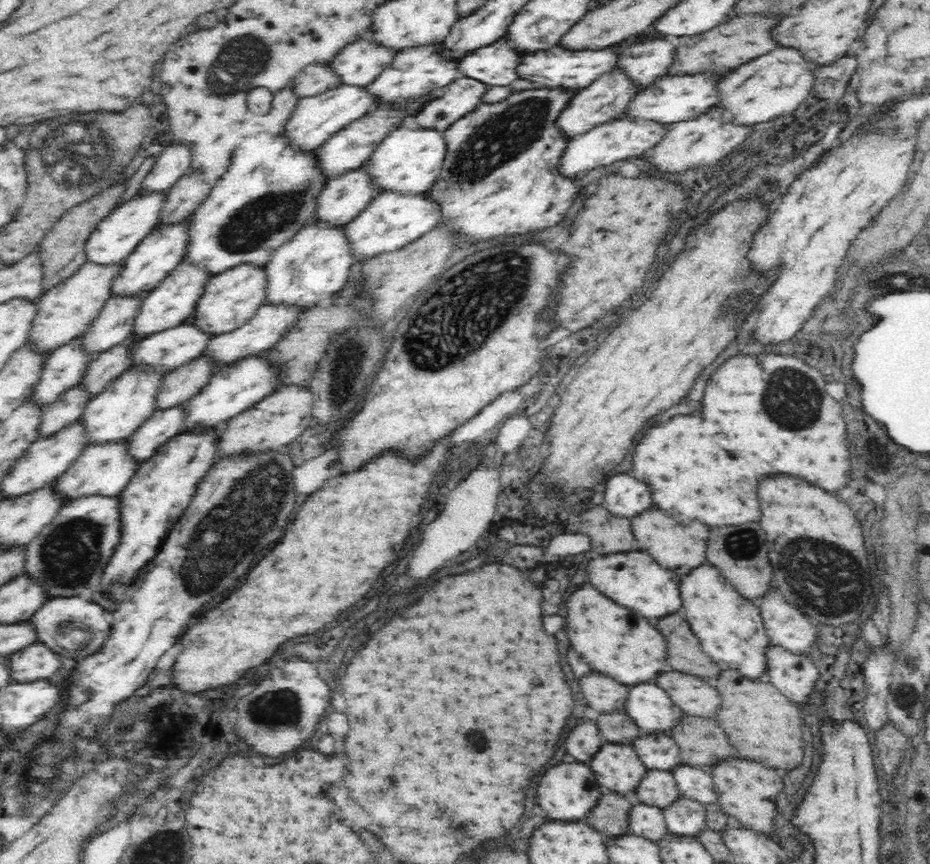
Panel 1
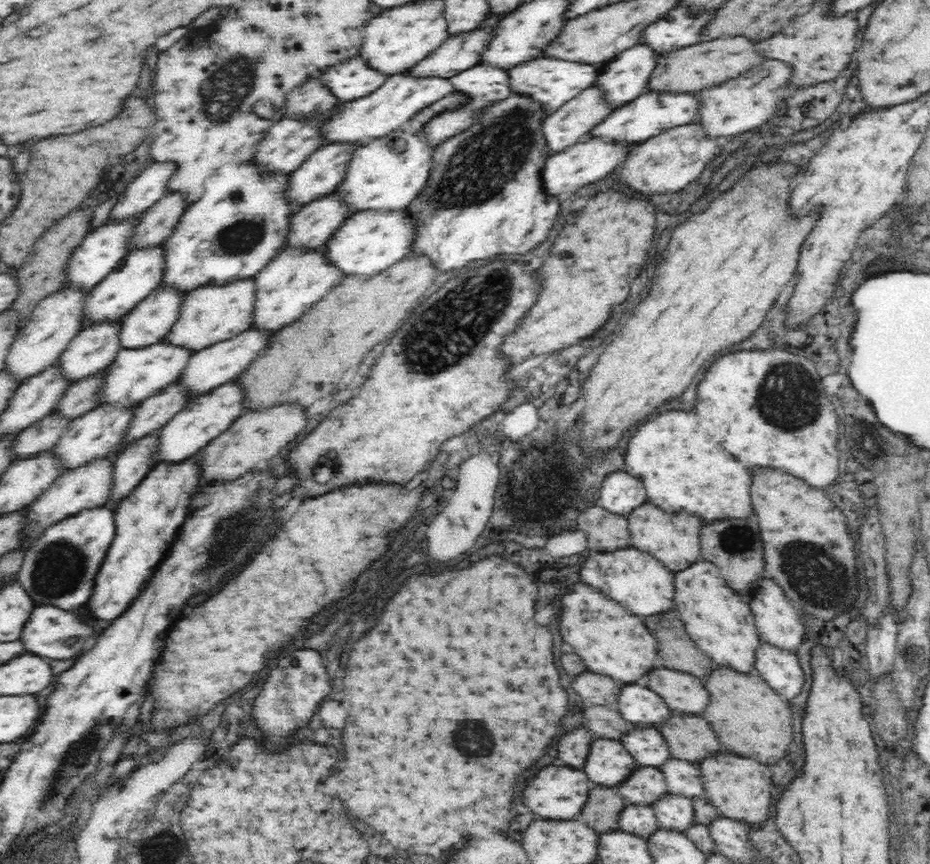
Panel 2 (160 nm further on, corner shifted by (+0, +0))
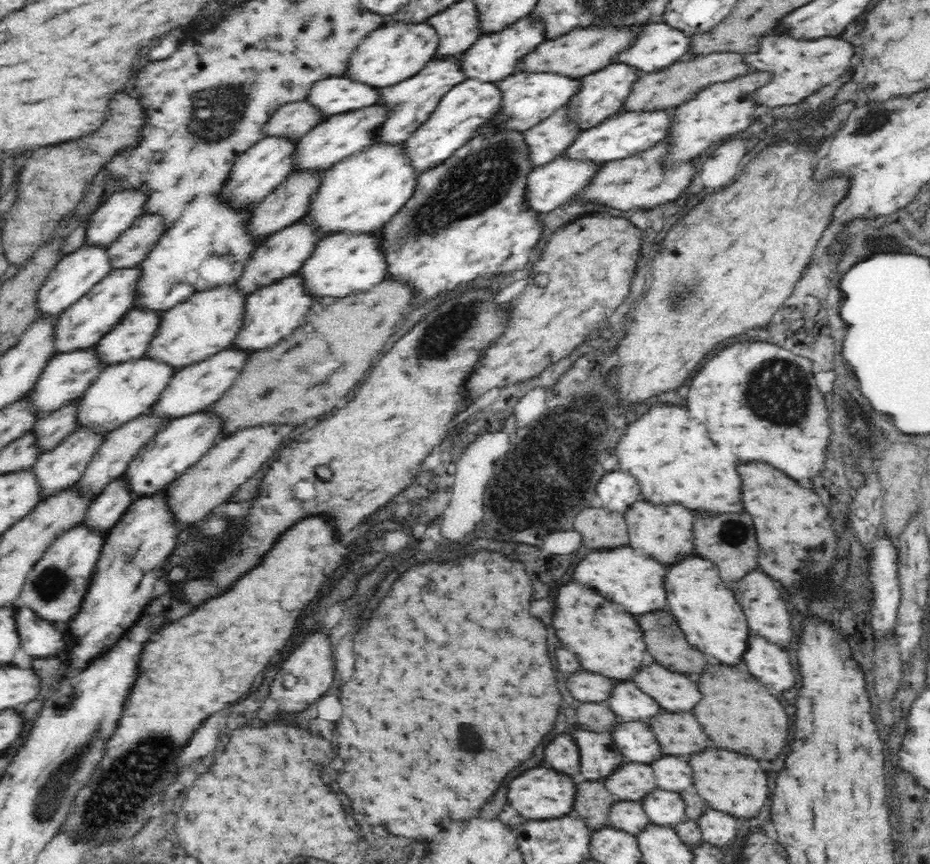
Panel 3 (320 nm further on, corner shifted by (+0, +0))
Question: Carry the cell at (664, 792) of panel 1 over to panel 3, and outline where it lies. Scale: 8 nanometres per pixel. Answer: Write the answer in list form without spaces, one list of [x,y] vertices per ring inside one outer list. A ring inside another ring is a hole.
[[[626,764],[618,776],[610,776],[610,780],[604,784],[618,798],[638,802],[656,790],[656,776],[648,764]]]

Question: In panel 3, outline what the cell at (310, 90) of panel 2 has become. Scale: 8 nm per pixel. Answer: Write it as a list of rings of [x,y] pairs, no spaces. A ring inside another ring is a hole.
[[[304,97],[278,108],[265,125],[265,135],[286,136],[298,141],[325,119],[318,105]]]

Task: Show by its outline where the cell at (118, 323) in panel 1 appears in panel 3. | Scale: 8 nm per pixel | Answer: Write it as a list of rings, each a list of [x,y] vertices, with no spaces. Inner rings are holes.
[[[96,345],[88,348],[74,349],[56,353],[40,374],[34,389],[30,391],[32,401],[39,410],[39,415],[54,412],[66,401],[82,397],[86,389],[98,378],[98,375],[106,368],[106,361],[98,355]]]

